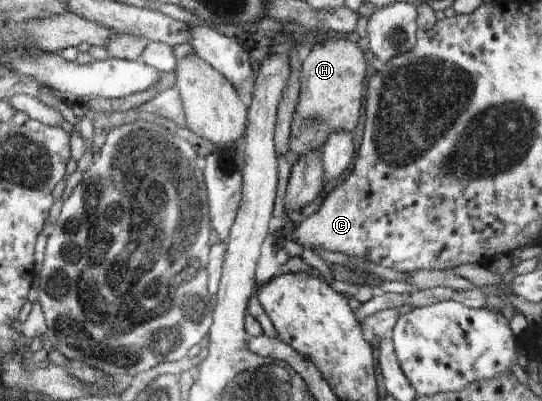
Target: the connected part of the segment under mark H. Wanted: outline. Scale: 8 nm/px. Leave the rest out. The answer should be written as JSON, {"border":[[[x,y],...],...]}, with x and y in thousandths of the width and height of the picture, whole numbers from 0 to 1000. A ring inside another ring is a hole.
{"border":[[[625,90],[577,107],[572,135],[557,155],[554,232],[537,307],[535,374],[554,389],[590,379],[613,329],[625,322],[651,329],[666,289],[677,175],[673,137],[649,100]]]}

